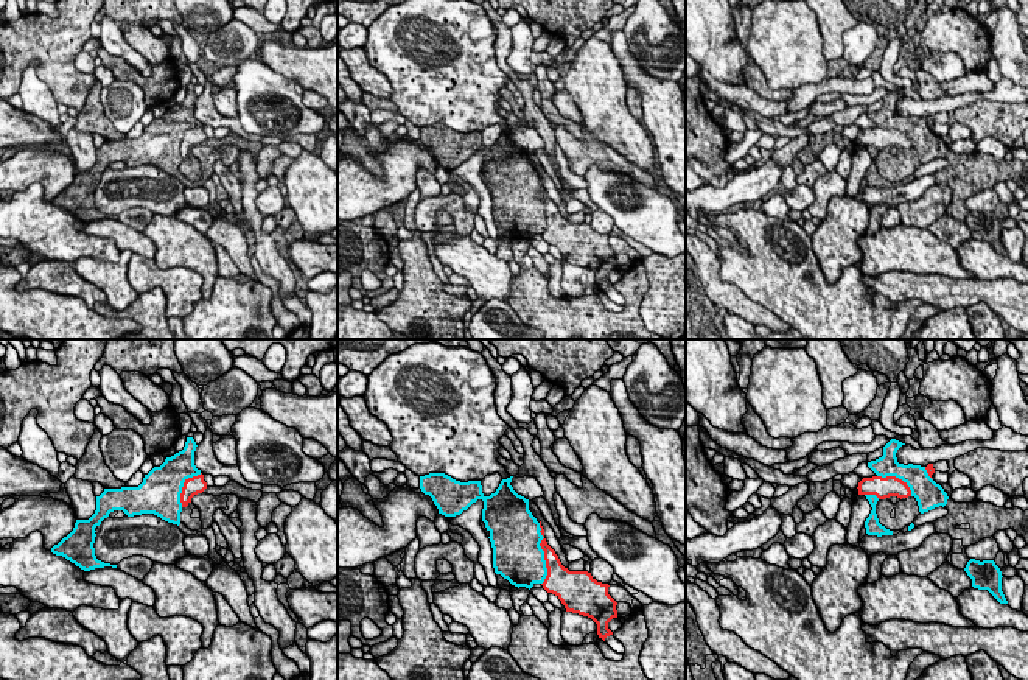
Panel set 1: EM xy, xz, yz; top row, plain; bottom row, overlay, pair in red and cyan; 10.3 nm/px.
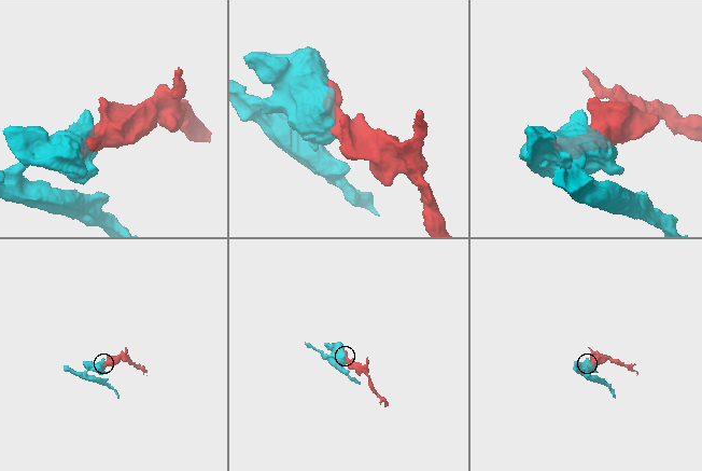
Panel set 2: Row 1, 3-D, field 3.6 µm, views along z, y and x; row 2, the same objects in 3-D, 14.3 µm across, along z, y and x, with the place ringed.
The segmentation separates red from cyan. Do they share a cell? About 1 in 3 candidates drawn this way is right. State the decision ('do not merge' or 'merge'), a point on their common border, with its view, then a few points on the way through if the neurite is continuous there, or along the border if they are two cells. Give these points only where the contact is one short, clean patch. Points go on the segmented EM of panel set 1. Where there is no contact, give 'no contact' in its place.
do not merge; contact xz (545, 554)

